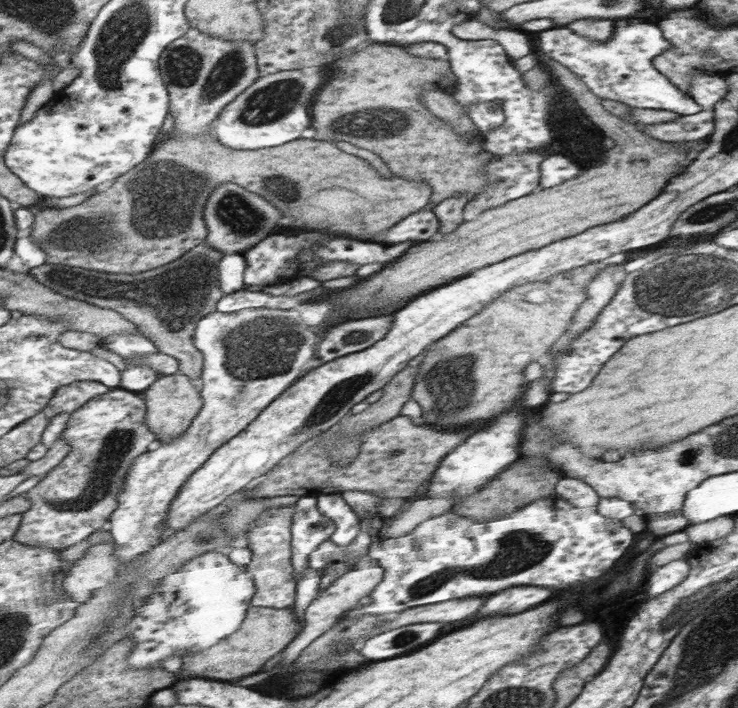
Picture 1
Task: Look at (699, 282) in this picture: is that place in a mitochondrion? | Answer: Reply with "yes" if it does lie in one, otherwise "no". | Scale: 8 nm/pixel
yes

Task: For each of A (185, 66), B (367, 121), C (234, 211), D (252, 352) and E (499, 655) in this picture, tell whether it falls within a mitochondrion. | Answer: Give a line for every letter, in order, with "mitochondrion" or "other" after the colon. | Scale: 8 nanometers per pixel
A: mitochondrion
B: mitochondrion
C: mitochondrion
D: mitochondrion
E: other

